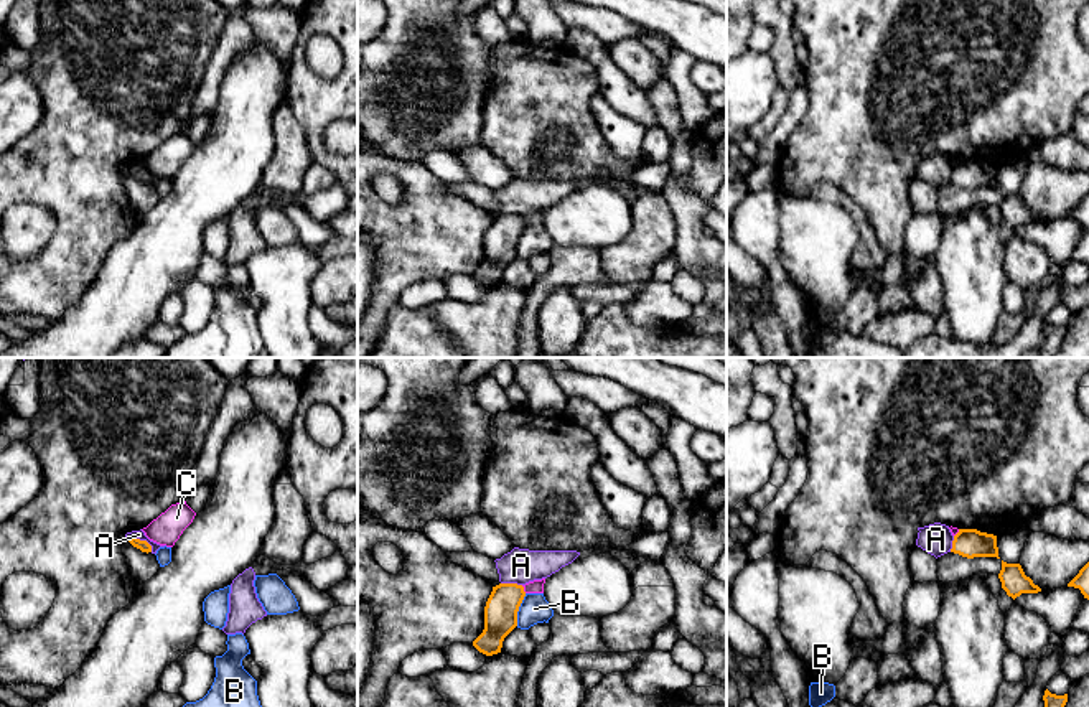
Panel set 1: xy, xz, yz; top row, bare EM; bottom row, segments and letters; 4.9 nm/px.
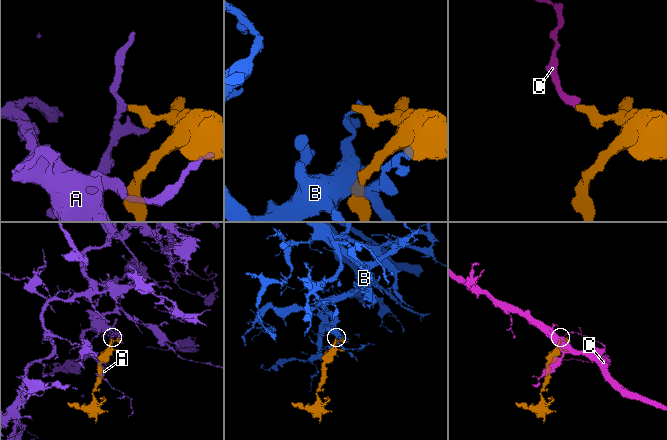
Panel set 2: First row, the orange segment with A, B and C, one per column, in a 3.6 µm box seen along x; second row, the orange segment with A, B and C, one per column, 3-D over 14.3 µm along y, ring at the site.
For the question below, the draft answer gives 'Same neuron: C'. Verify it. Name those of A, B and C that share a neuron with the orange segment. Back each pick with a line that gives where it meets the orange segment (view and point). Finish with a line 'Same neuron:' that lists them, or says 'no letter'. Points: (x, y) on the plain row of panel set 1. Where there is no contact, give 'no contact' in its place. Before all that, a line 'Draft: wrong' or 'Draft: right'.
Draft: wrong
Same neuron: no letter

